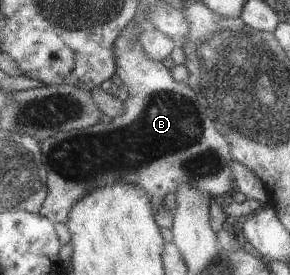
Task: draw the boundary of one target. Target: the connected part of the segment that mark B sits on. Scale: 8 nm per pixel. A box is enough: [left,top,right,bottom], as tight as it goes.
[37,16,235,225]

